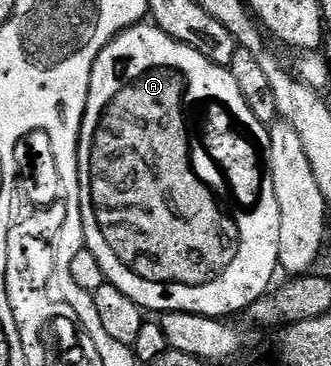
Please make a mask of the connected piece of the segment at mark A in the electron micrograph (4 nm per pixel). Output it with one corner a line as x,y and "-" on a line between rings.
143,21
136,27
128,28
102,50
100,57
96,57
78,142
78,180
85,250
94,254
102,270
101,278
120,289
124,297
132,297
138,307
162,307
193,315
230,317
226,315
245,312
271,290
270,282
280,271
280,205
276,205
276,185
270,172
270,127
256,121
252,109
248,109
248,101
240,97
240,89
229,69
216,65
196,49
168,37
168,33
154,26
153,22

